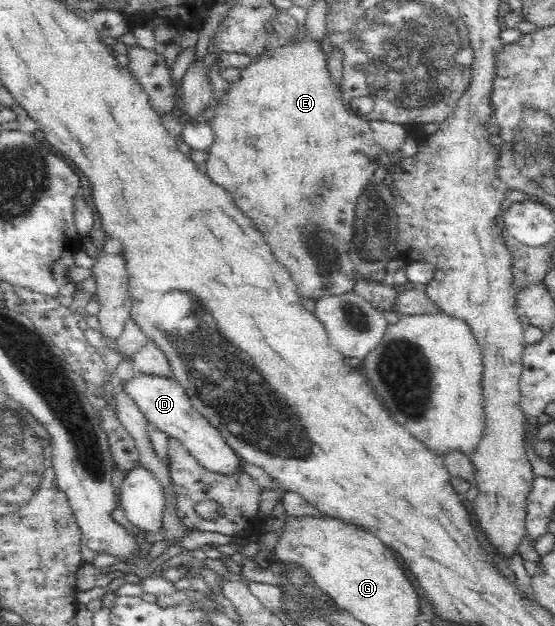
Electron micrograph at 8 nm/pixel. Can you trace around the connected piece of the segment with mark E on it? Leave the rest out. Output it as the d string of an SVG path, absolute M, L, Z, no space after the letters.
M279 16L285 30L276 30L279 37L269 37L268 46L264 47L259 54L251 57L251 62L239 70L239 78L215 98L215 114L211 114L211 130L214 134L213 142L207 149L209 154L205 173L216 185L222 186L233 198L233 203L243 215L251 218L256 230L265 238L267 245L273 250L275 259L287 269L288 274L298 288L301 298L318 299L327 295L339 296L354 290L354 286L360 279L355 264L350 260L350 243L353 239L353 216L355 216L356 203L359 194L363 193L367 182L379 170L379 144L375 140L374 132L369 128L369 123L363 117L351 115L343 104L343 93L339 92L339 82L331 78L331 66L327 66L327 54L323 54L323 42L319 38L311 38L307 33L307 26L303 30L296 28L295 20Z

